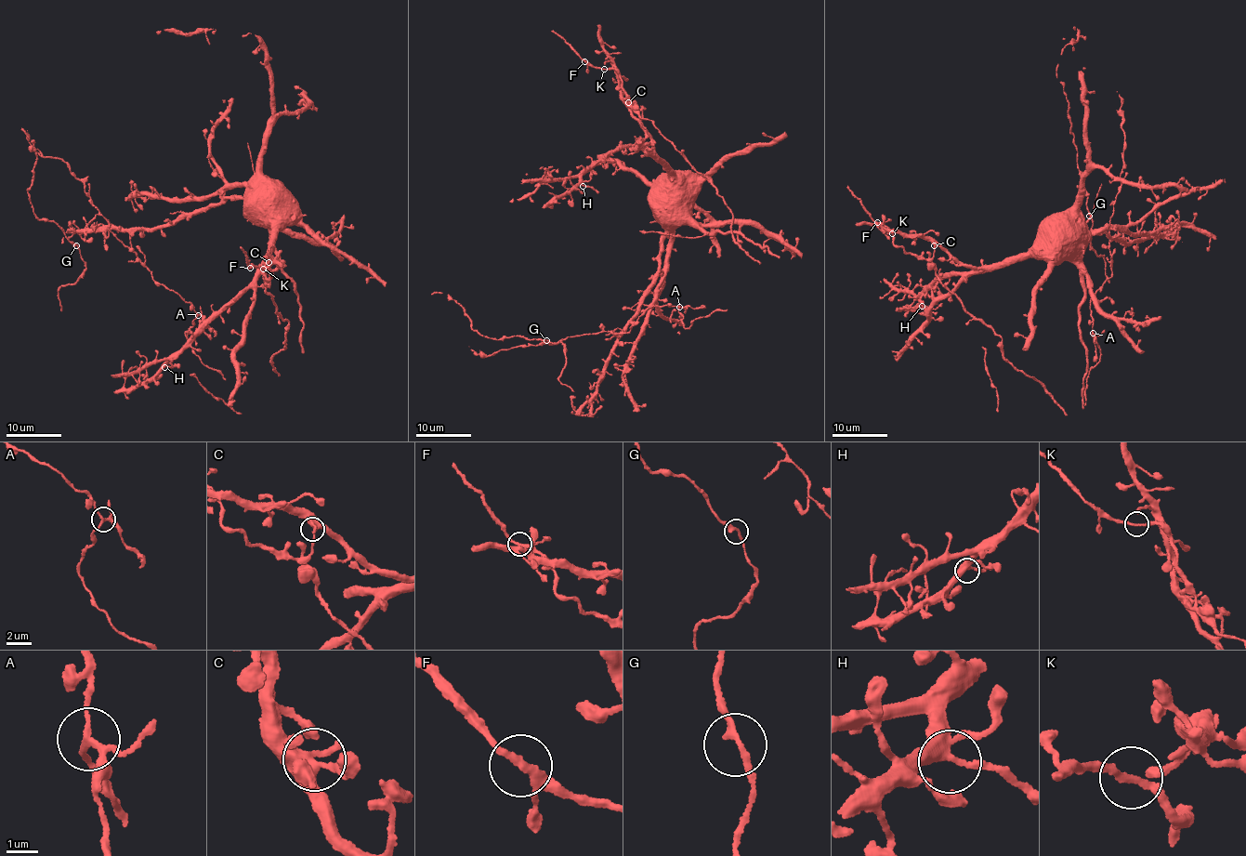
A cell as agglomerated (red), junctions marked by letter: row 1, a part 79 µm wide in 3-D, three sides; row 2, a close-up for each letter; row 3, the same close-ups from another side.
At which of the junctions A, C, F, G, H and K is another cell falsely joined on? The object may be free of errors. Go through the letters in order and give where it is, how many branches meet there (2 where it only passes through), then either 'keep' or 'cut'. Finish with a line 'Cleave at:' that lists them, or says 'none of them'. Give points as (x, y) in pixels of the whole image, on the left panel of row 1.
A: at (198, 315); 4 branches meet; cut
C: at (268, 262); 4 branches meet; keep
F: at (250, 268); 3 branches meet; keep
G: at (76, 245); 2 branches meet; keep
H: at (164, 367); 4 branches meet; keep
K: at (263, 269); 3 branches meet; keep
Cleave at: A

